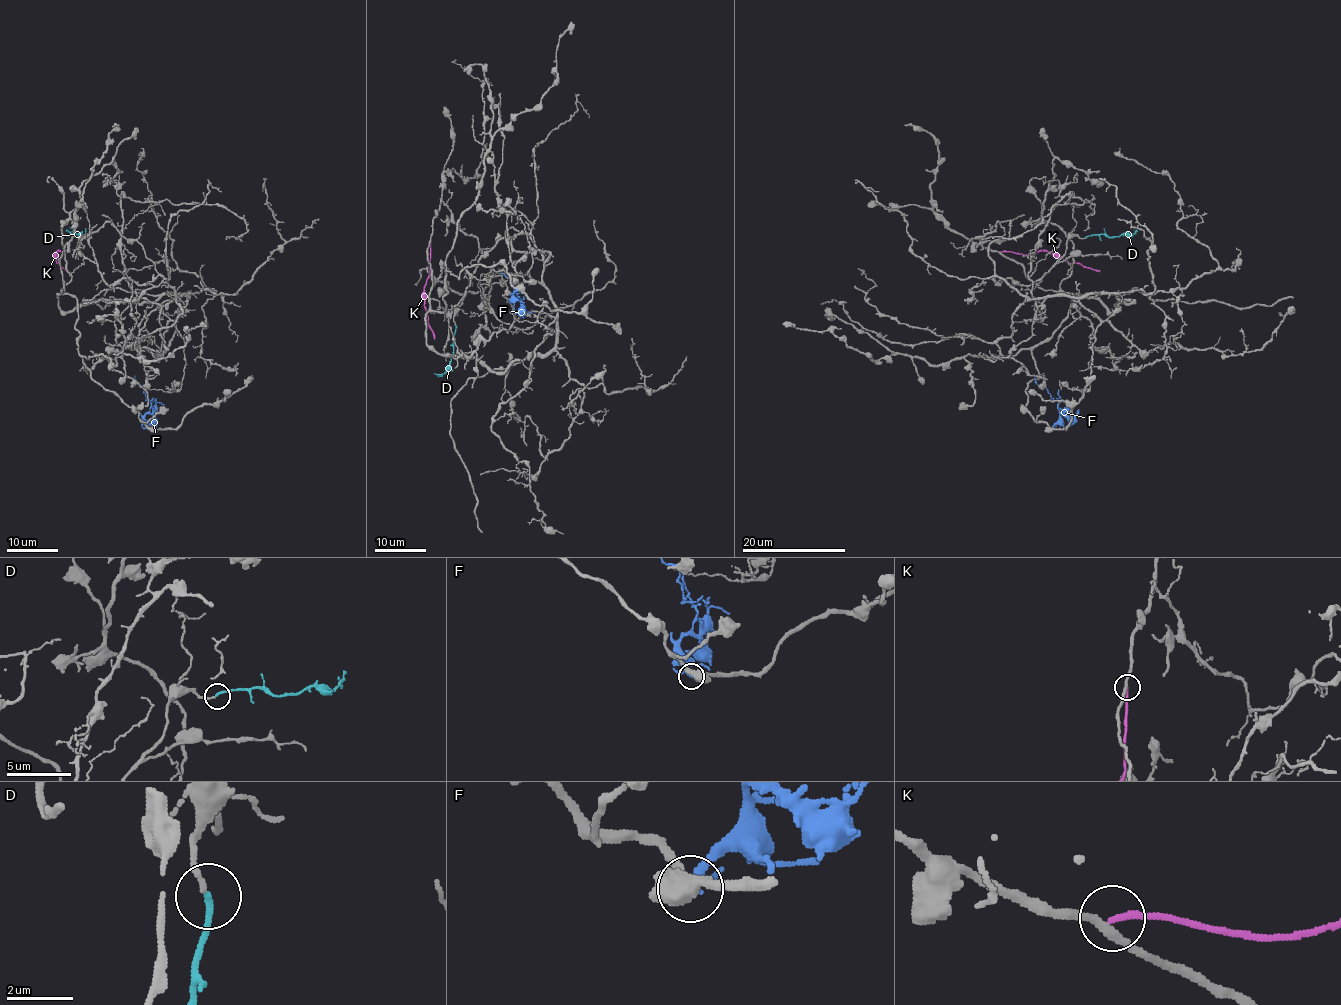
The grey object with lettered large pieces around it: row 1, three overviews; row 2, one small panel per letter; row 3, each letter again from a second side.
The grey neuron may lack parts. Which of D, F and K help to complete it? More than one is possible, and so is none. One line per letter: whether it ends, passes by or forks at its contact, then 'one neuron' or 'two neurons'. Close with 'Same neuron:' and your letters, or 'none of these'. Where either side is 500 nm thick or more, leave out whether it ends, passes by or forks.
D: it ends; one neuron
F: it passes by; two neurons
K: it ends; two neurons
Same neuron: D

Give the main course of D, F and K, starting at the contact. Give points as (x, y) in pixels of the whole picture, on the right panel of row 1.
D: (1086, 238), (1097, 234), (1115, 236), (1135, 234), (1135, 230)
F: (1051, 429), (1059, 419), (1059, 402), (1036, 382), (1034, 375)
K: (1001, 252), (1057, 253), (1068, 262), (1100, 271)

